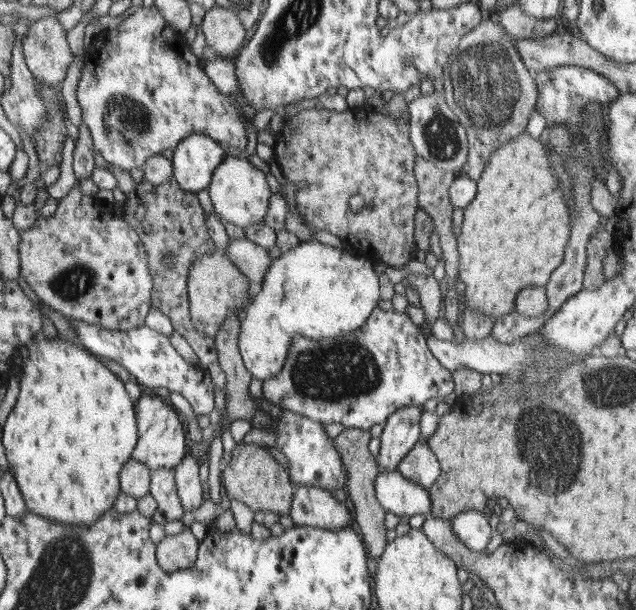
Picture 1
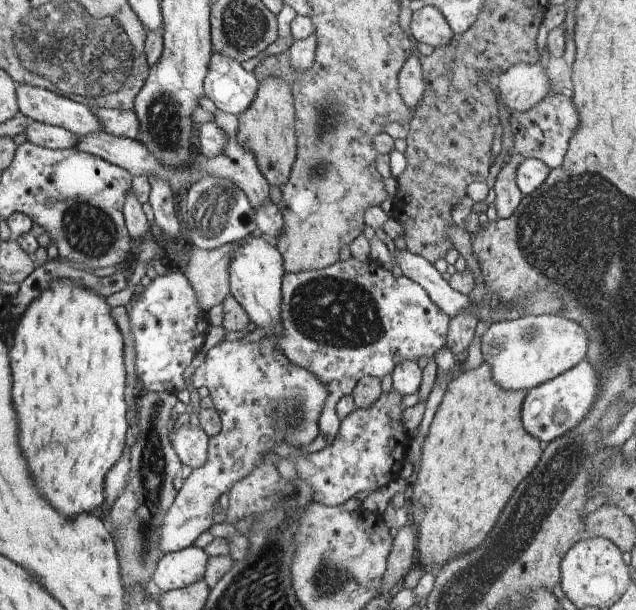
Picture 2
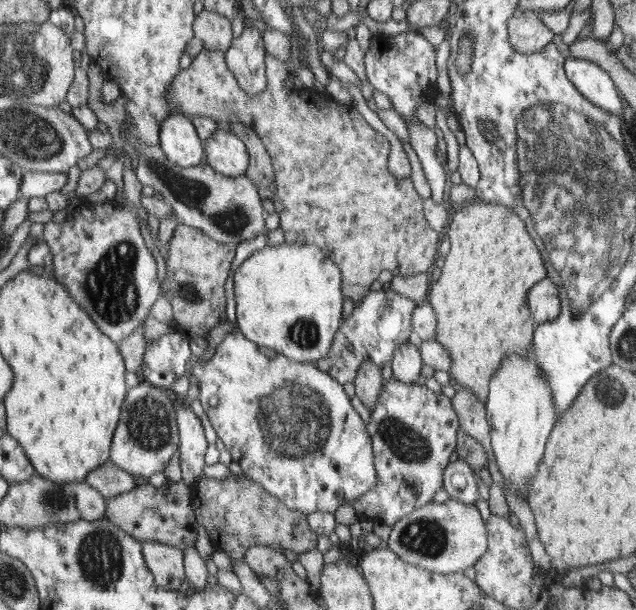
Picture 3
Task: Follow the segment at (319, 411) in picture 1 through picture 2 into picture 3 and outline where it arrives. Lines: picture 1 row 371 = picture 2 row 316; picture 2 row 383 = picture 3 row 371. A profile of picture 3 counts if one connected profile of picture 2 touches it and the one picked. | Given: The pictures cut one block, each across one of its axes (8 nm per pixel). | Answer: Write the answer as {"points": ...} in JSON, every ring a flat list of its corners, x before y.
{"points":[[391,288,370,290,360,303,356,303,352,314,344,320,343,327,339,328,336,335,335,344,332,344,331,352,328,352,326,358,316,362,316,368,335,377,340,384,354,383,356,372,363,366,364,358,381,369,384,368,392,362,392,356,395,356,398,346,402,346,402,342,408,342,413,326,413,311,417,305,408,296,402,296]]}

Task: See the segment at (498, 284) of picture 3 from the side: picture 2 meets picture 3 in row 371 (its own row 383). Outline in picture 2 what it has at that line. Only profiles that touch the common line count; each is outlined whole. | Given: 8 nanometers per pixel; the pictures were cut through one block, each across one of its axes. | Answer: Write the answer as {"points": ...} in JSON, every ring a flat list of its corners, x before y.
{"points":[[486,363,472,370,462,370,448,383,424,440,420,470,412,480,407,502,410,520,417,529,419,561,424,571,427,571,427,566,440,568,451,559,478,548,496,526,514,488,535,470,543,458,540,440,523,425,523,399,526,398,527,390,500,388,492,380,491,366]]}

